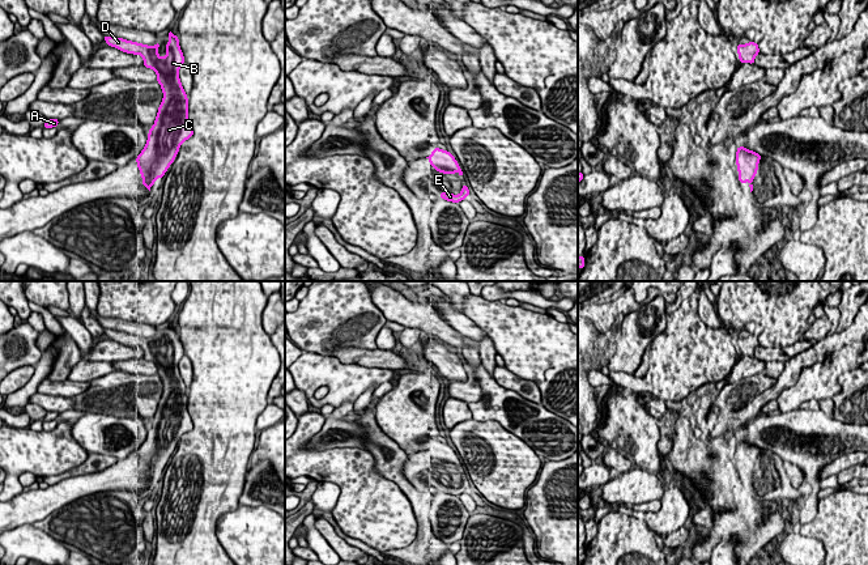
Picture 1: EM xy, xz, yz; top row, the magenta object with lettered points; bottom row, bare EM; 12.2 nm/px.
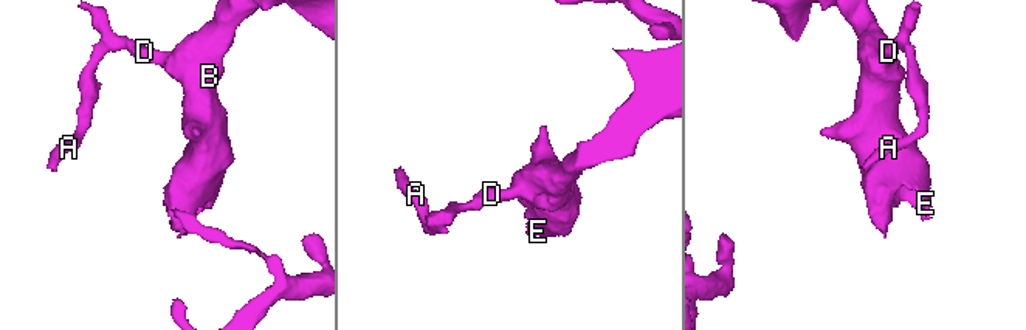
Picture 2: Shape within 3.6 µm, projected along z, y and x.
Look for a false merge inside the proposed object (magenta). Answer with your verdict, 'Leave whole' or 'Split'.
Leave whole

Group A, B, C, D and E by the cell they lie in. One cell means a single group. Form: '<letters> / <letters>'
A B C D E

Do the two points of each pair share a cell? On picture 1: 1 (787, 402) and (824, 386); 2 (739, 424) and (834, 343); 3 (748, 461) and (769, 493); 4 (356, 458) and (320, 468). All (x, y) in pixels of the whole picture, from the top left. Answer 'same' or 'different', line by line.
1: same
2: same
3: same
4: same

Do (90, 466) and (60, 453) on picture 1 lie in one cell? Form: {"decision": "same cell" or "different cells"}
{"decision": "different cells"}

